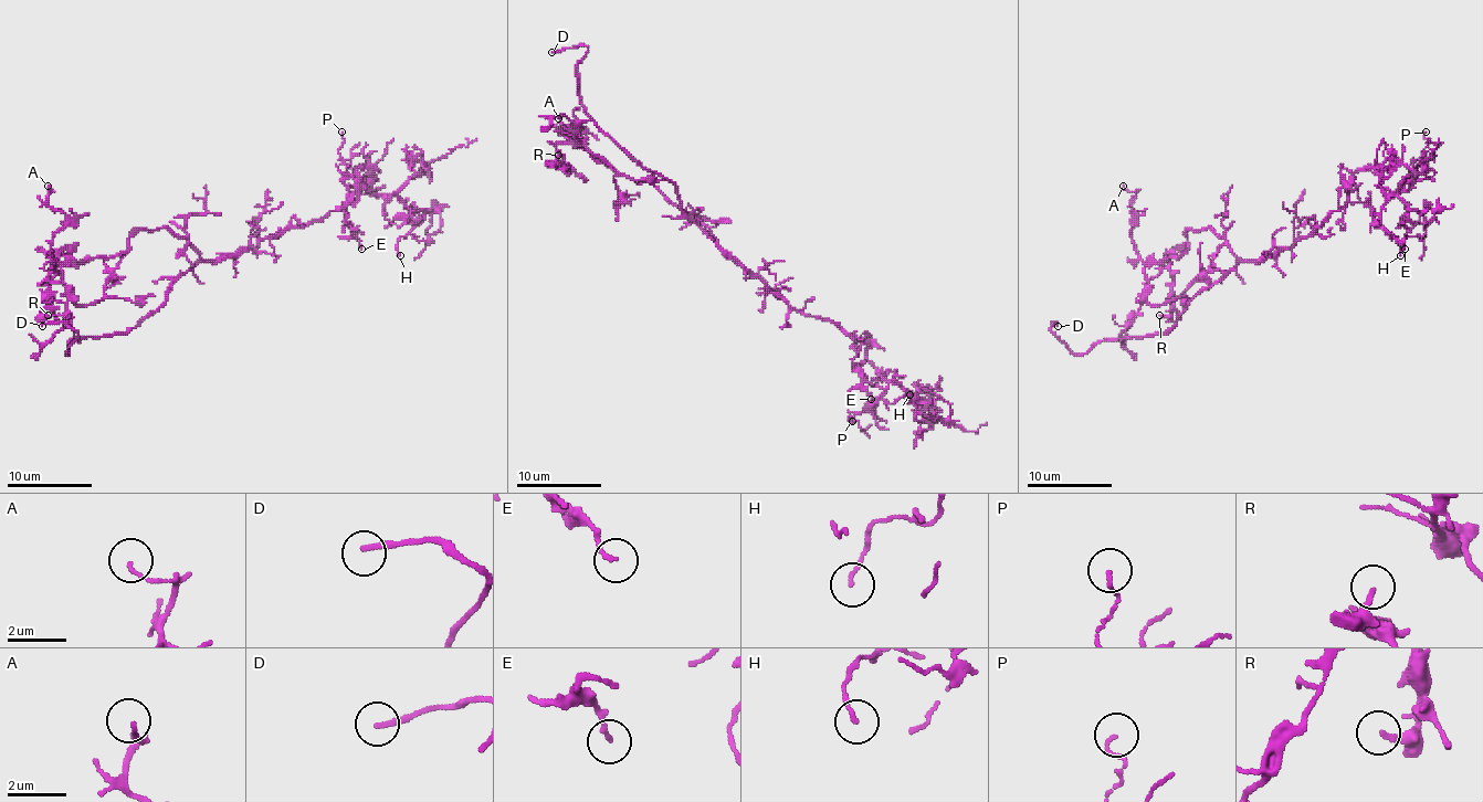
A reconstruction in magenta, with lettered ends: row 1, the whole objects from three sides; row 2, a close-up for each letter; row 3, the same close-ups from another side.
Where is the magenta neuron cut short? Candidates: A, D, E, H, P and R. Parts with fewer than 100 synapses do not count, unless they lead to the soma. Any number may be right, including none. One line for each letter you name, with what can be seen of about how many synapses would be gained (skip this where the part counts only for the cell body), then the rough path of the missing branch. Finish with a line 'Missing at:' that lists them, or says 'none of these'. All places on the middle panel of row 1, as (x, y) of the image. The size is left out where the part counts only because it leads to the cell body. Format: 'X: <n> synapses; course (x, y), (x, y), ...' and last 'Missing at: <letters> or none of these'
Missing at: D

